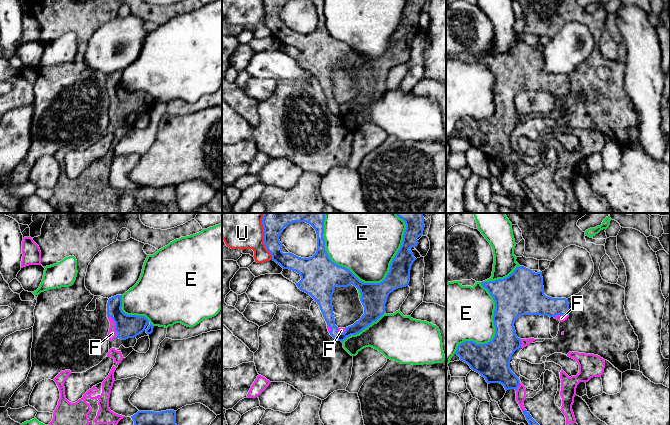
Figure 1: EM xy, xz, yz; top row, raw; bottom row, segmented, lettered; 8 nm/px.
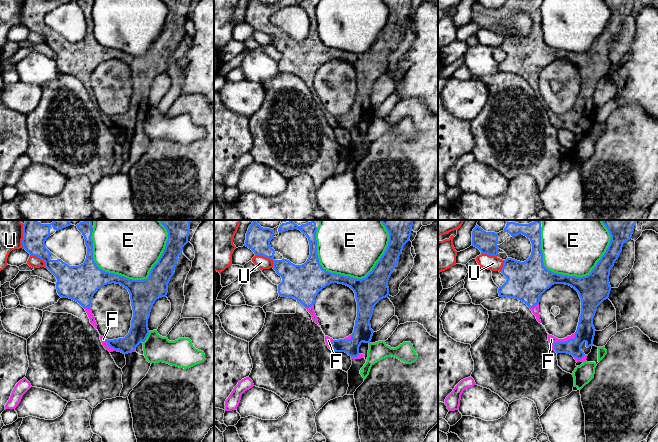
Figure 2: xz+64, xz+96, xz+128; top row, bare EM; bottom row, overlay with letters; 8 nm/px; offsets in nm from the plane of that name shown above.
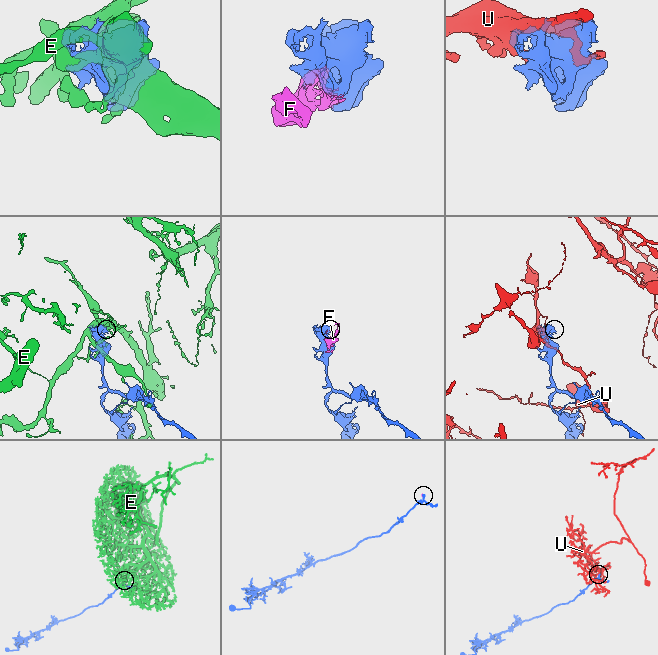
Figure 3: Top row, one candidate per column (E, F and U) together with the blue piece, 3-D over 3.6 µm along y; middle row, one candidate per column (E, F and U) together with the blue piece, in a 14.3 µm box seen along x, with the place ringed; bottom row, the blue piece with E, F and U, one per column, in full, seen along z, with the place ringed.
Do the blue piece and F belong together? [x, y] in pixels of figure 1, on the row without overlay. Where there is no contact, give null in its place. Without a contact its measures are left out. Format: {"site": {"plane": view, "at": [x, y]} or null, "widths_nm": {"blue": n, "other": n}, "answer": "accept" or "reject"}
{"site": {"plane": "xy", "at": [115, 102]}, "widths_nm": {"blue": 190, "other": 70}, "answer": "accept"}

